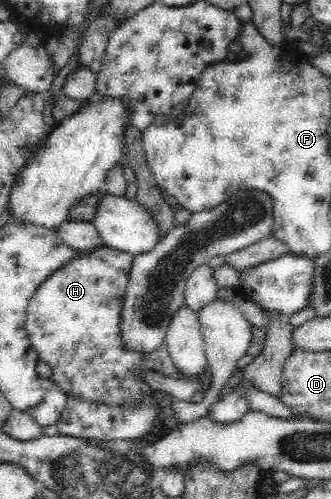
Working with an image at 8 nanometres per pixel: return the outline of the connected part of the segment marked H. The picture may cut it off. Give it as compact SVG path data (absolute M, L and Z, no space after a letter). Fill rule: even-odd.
M103 244L53 271L29 299L25 328L32 349L51 368L50 379L68 398L119 409L145 407L155 391L144 383L143 354L125 347L121 312L135 256Z

